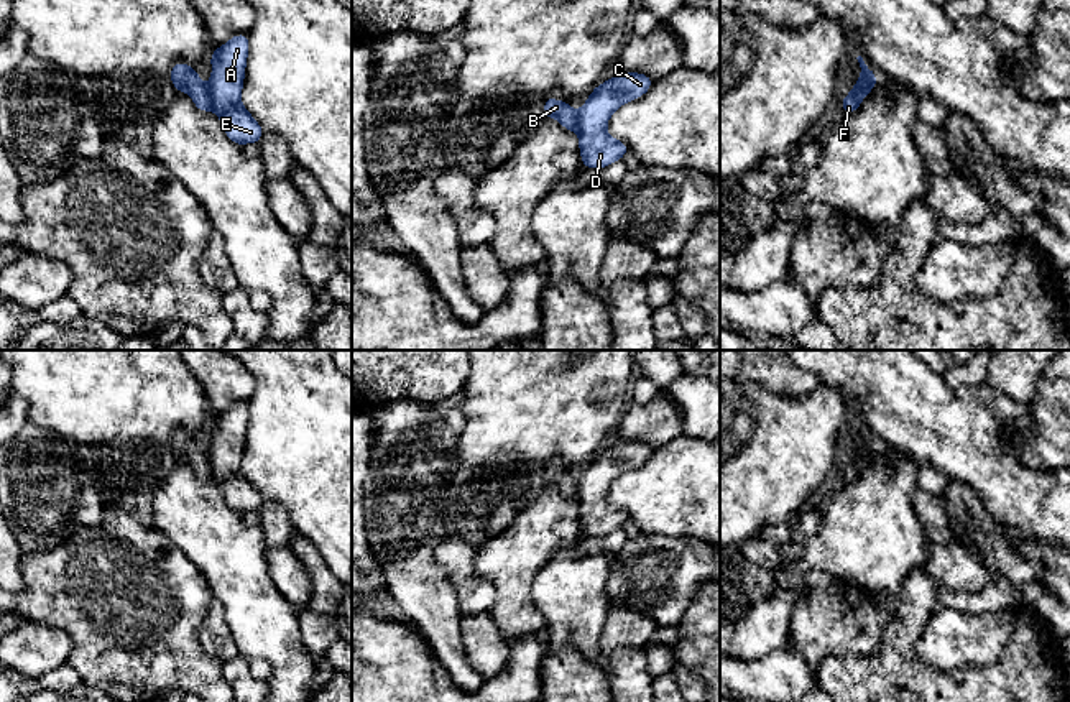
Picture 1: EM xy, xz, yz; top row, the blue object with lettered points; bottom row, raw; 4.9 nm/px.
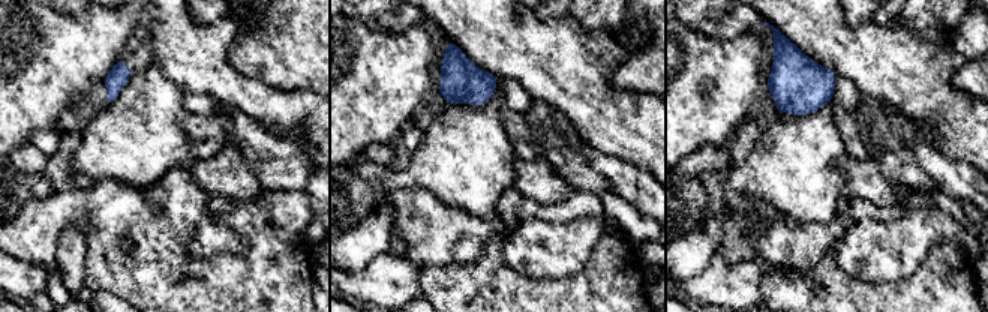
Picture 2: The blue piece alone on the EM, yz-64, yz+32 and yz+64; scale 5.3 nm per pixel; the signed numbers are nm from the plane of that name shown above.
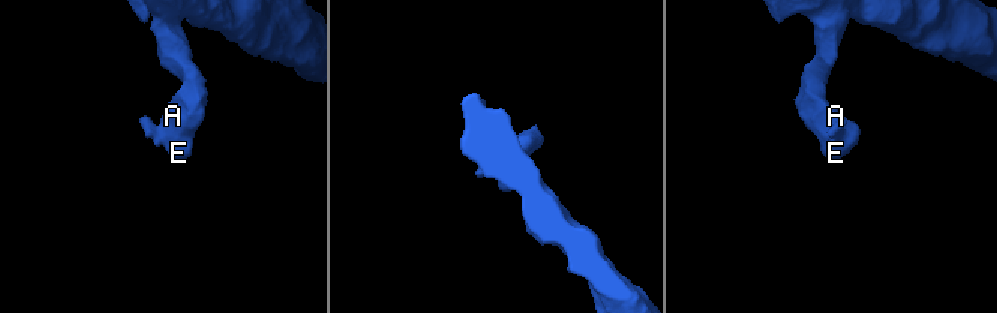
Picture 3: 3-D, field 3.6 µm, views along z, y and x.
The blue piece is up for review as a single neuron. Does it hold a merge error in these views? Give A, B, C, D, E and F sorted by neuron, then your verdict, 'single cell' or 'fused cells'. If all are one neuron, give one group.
groups A C D E / B F; fused cells

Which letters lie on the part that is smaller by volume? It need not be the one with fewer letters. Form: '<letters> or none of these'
B, F

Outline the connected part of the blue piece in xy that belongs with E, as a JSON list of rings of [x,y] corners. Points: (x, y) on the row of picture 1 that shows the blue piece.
[[[248,33],[232,36],[210,54],[210,84],[214,113],[222,122],[230,141],[242,146],[258,143],[263,136],[261,125],[242,104],[242,90],[248,59]]]

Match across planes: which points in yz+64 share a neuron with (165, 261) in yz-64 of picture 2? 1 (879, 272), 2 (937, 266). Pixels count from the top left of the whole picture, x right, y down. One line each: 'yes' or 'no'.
1: no
2: yes

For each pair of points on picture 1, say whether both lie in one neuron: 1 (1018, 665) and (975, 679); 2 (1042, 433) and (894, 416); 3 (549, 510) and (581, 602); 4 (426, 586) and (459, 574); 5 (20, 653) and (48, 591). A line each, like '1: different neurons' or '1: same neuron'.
1: same neuron
2: different neurons
3: different neurons
4: different neurons
5: different neurons

